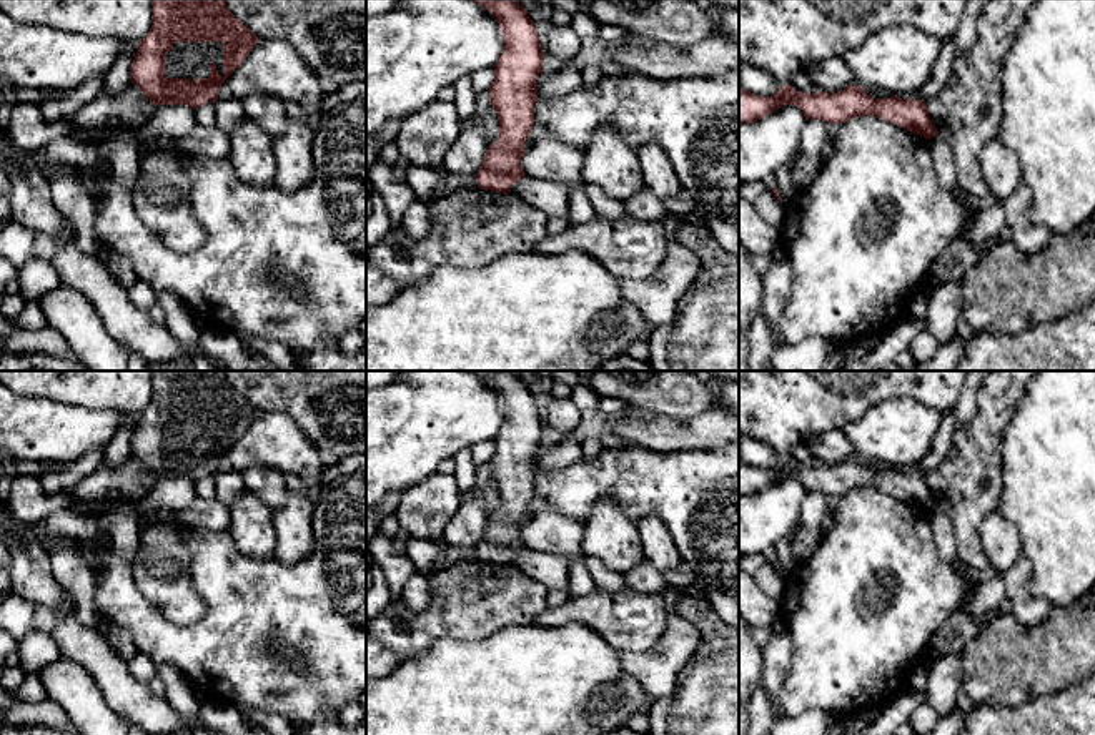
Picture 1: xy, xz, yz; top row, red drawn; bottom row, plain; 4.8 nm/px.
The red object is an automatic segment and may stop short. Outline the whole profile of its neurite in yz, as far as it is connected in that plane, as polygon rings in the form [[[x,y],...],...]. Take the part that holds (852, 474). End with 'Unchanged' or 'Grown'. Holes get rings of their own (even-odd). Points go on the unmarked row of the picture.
[[[739,456],[739,497],[754,496],[784,477],[799,479],[805,492],[822,492],[827,497],[842,497],[867,487],[894,496],[925,512],[939,506],[929,489],[927,476],[920,472],[902,472],[897,467],[879,472],[859,457],[850,457],[837,466],[800,466],[790,457],[782,457],[774,467],[761,469],[744,462]]]. Unchanged

